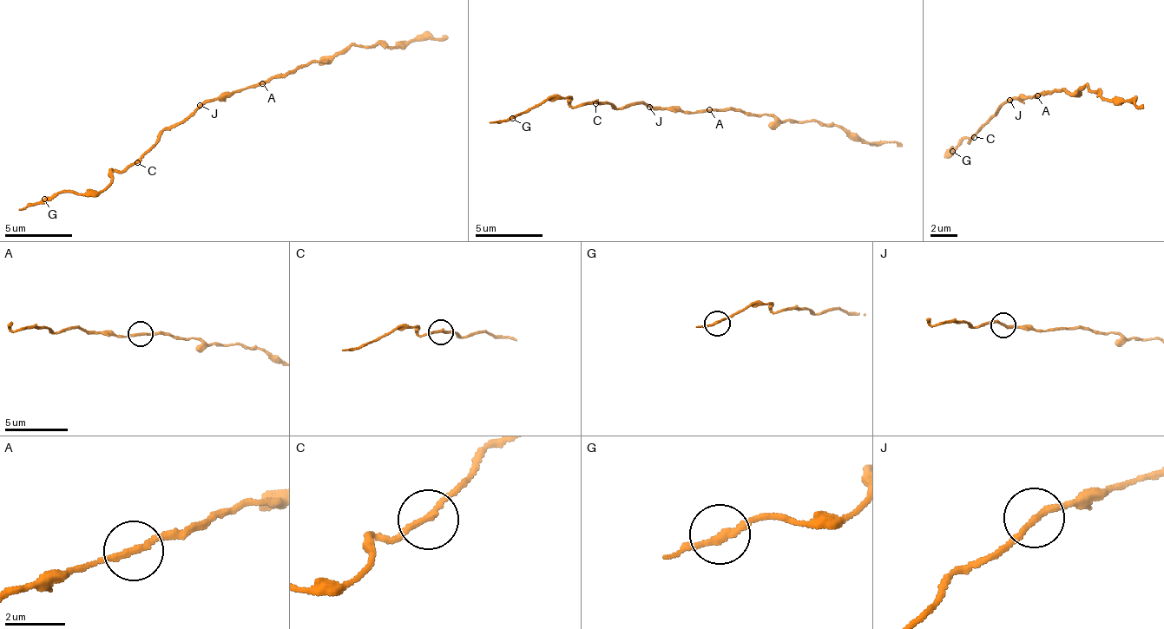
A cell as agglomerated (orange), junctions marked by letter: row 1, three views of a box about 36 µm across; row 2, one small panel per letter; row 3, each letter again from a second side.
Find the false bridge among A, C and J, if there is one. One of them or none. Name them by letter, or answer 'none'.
none

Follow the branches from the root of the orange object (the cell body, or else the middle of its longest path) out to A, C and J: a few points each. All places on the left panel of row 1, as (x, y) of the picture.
A: (224, 95), (233, 95), (236, 91), (246, 90), (262, 83)
C: (224, 95), (219, 100), (202, 101), (182, 121), (165, 127), (154, 143), (136, 161)
J: (224, 95), (219, 100), (202, 101), (200, 105)

